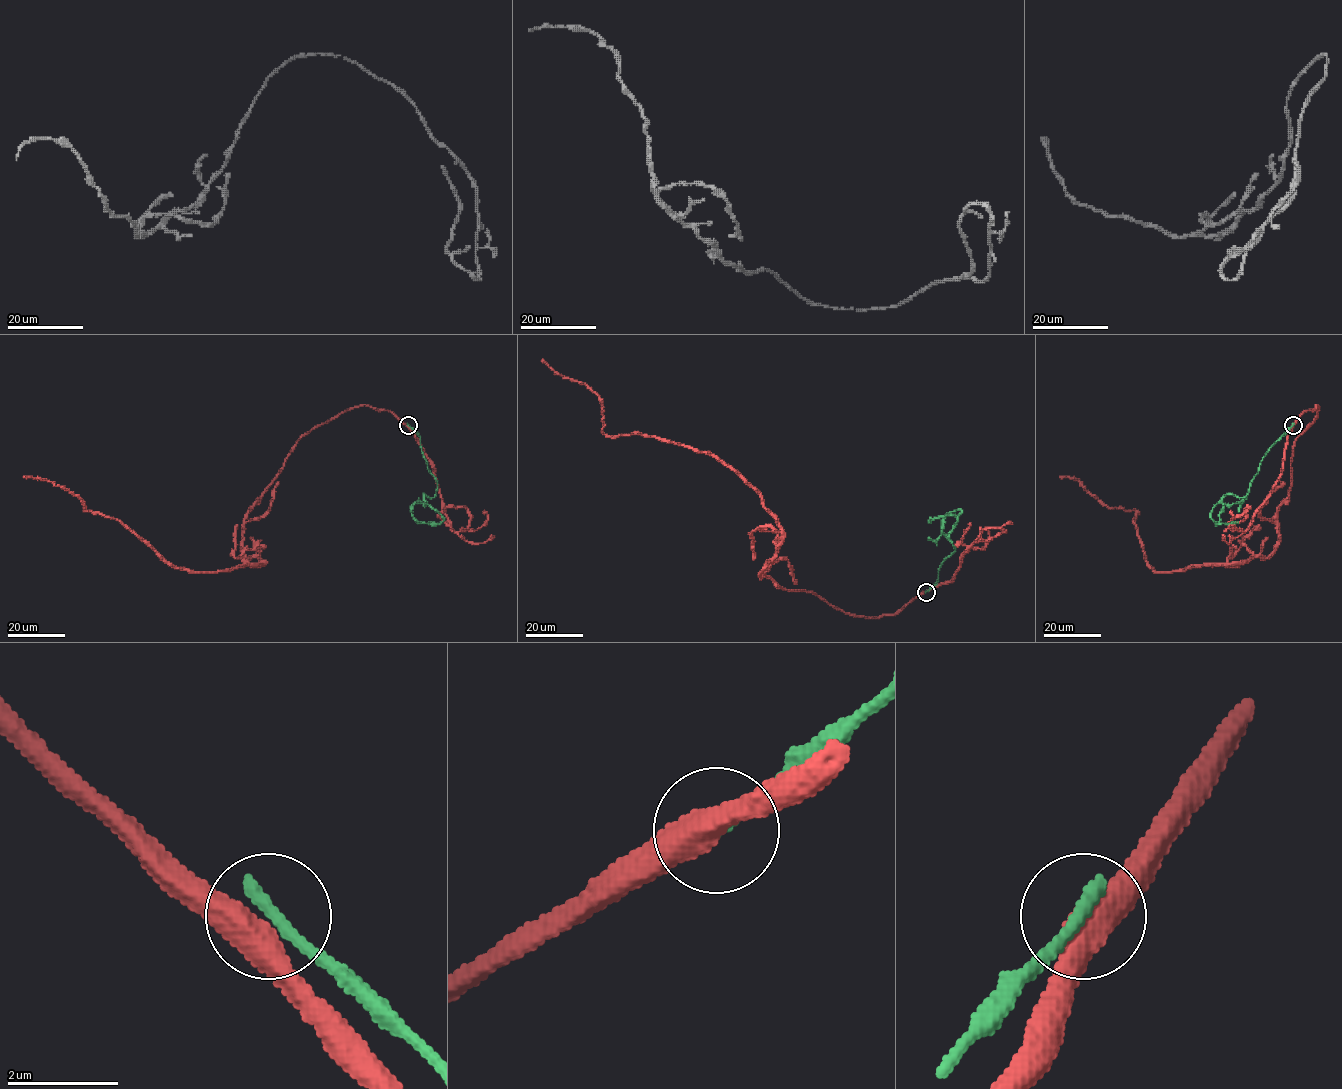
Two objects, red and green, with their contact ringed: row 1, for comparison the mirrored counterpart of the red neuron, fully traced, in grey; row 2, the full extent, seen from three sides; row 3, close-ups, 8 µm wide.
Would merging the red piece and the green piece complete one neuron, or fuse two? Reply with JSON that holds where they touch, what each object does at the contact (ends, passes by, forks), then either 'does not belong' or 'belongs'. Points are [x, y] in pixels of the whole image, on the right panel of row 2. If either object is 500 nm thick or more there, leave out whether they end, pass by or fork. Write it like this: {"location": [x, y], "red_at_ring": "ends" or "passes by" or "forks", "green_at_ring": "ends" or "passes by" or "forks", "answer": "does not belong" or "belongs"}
{"location": [1293, 425], "red_at_ring": "passes by", "green_at_ring": "ends", "answer": "does not belong"}

